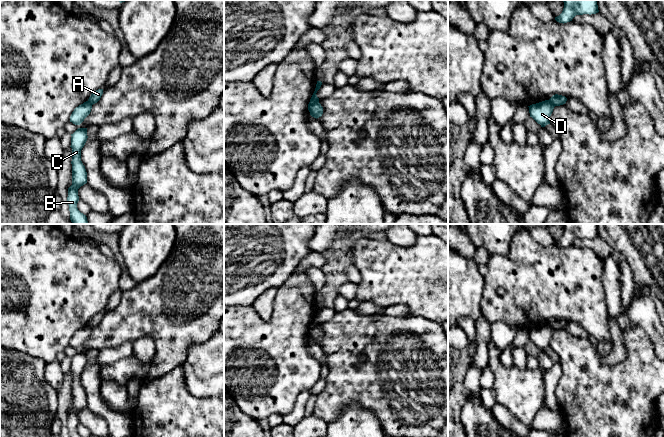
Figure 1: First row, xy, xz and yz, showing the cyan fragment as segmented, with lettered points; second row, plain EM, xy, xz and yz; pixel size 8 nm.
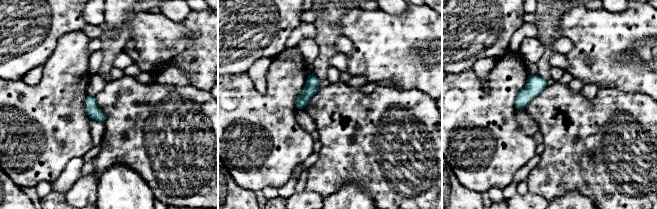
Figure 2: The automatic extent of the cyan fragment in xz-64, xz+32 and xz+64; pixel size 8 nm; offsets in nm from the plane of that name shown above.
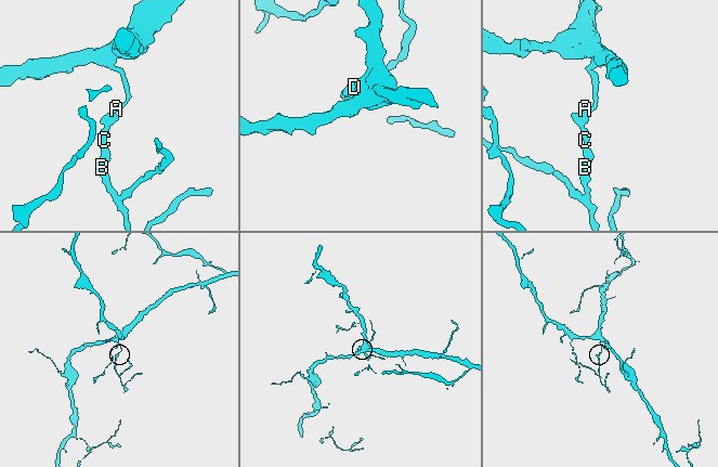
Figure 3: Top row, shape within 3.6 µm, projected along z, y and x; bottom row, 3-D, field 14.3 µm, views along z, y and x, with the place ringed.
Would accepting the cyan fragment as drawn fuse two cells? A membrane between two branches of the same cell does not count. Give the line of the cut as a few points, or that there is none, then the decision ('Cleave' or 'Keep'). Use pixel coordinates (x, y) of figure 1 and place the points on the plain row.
Split along xz (318, 324), (309, 334). Cleave

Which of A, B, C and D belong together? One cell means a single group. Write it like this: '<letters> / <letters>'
A / B C D

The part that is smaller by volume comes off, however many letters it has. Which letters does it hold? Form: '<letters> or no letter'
B, C, D

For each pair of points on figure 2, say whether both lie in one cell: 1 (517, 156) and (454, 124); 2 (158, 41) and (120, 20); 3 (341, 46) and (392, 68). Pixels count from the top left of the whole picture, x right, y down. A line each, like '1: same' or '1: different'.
1: same
2: different
3: different

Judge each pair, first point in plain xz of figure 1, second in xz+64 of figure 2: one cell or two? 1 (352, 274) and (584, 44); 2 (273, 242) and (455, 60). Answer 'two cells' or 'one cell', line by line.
1: two cells
2: one cell

